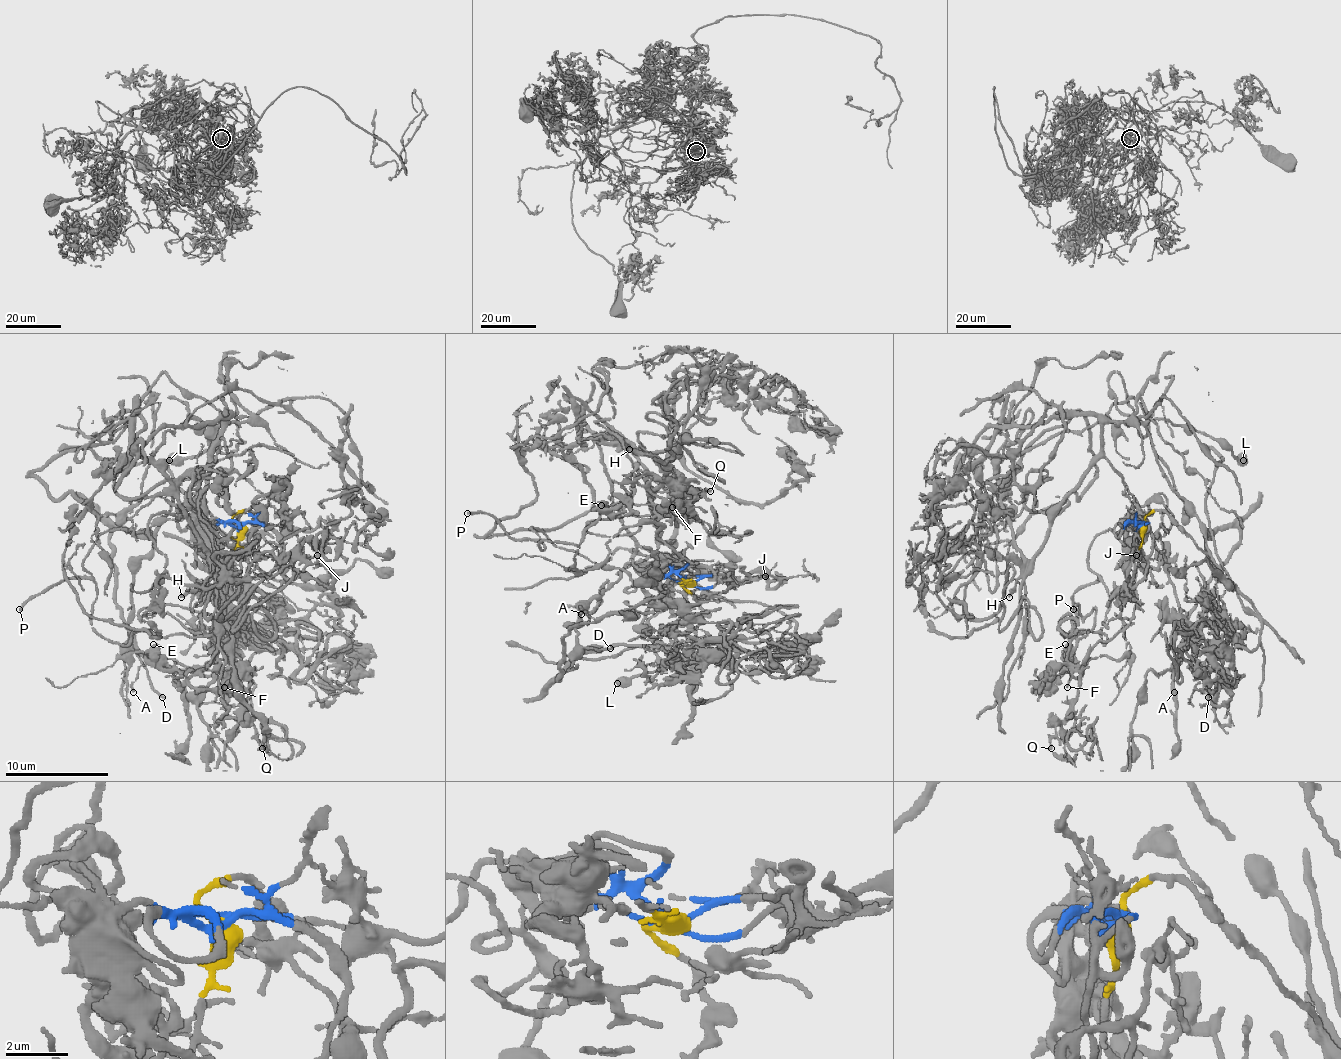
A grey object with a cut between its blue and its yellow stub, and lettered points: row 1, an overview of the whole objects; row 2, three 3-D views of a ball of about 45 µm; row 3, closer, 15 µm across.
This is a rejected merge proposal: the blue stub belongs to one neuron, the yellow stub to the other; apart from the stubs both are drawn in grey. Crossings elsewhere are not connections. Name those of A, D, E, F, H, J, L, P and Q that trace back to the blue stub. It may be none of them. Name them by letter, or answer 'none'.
E, F, J, P, Q

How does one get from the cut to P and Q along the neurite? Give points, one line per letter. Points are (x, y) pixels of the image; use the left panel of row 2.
P: (240, 525), (188, 517), (155, 520), (134, 533), (106, 530), (83, 561), (88, 577), (65, 577), (19, 610)
Q: (240, 525), (106, 530), (83, 566), (91, 626), (111, 641), (212, 636), (248, 674), (243, 721), (263, 749)

